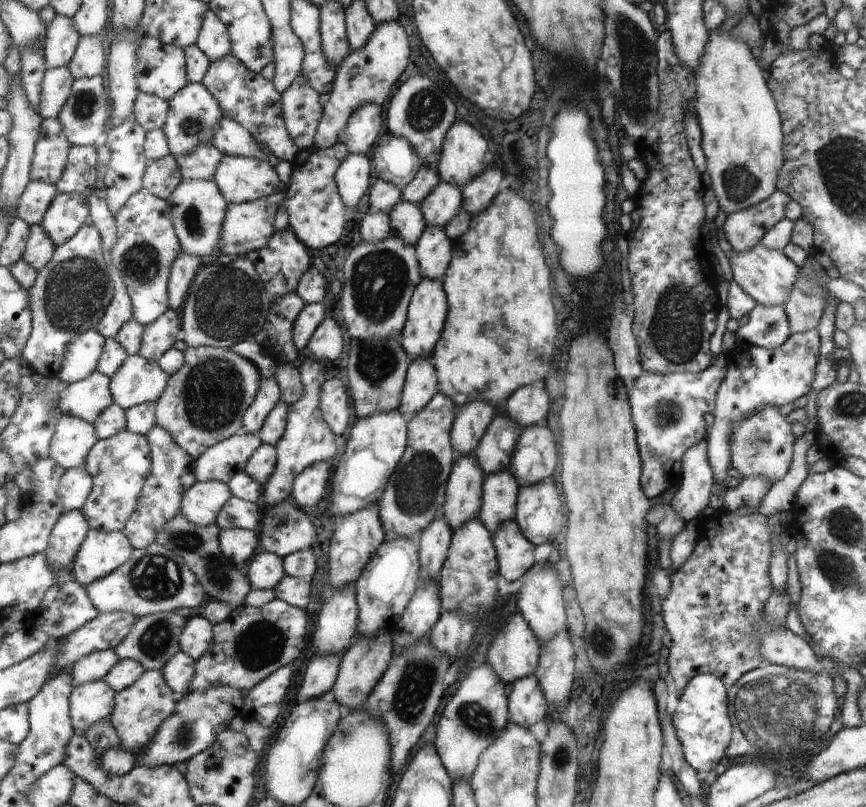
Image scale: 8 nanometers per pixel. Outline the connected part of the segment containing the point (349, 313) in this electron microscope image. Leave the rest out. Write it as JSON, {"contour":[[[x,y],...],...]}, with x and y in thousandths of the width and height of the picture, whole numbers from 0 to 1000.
{"contour":[[[457,289],[450,290],[446,297],[439,300],[420,300],[417,299],[397,323],[396,332],[396,356],[393,362],[393,387],[395,387],[395,397],[406,423],[412,421],[430,421],[430,419],[453,419],[460,416],[467,406],[469,397],[469,379],[475,374],[480,353],[487,347],[485,340],[484,322],[480,320],[479,305],[467,302],[464,295]]]}

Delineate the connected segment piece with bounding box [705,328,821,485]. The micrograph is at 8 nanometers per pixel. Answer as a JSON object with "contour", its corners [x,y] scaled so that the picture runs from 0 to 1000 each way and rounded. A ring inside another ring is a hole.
{"contour":[[[938,406],[930,411],[913,414],[903,429],[898,429],[894,434],[851,424],[846,436],[836,439],[838,446],[841,446],[839,466],[827,487],[826,504],[820,513],[816,540],[814,542],[816,566],[821,581],[826,584],[827,600],[836,601],[836,592],[841,590],[841,582],[845,579],[843,538],[845,538],[845,525],[848,523],[861,518],[864,513],[868,513],[880,501],[891,501],[891,503],[901,506],[910,498],[921,496],[924,491],[933,489],[935,486],[939,487],[938,473],[940,473],[940,466],[942,465],[947,428],[948,421],[945,409]]]}

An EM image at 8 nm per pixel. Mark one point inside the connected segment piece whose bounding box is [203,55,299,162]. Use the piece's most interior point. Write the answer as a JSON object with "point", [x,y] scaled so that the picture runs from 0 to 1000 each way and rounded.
{"point":[288,121]}

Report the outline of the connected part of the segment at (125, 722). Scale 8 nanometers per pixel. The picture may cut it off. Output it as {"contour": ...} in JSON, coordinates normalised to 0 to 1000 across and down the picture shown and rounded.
{"contour":[[[170,830],[169,835],[157,845],[156,850],[136,857],[134,880],[129,887],[129,897],[140,914],[139,923],[148,932],[161,937],[166,934],[176,917],[182,912],[187,897],[196,892],[207,877],[208,865],[194,848],[194,841],[187,830]]]}

